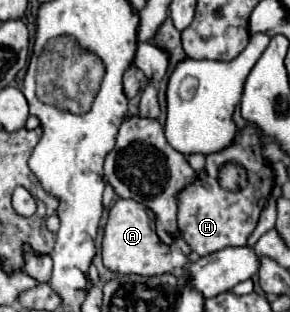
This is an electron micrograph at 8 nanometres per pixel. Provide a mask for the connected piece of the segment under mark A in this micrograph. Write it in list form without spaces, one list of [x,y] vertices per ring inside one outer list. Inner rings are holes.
[[[119,198],[111,210],[105,224],[103,236],[103,264],[111,272],[119,274],[141,274],[141,276],[157,276],[167,272],[177,272],[189,262],[191,248],[179,236],[175,236],[173,244],[165,244],[155,232],[155,214],[135,200]]]

